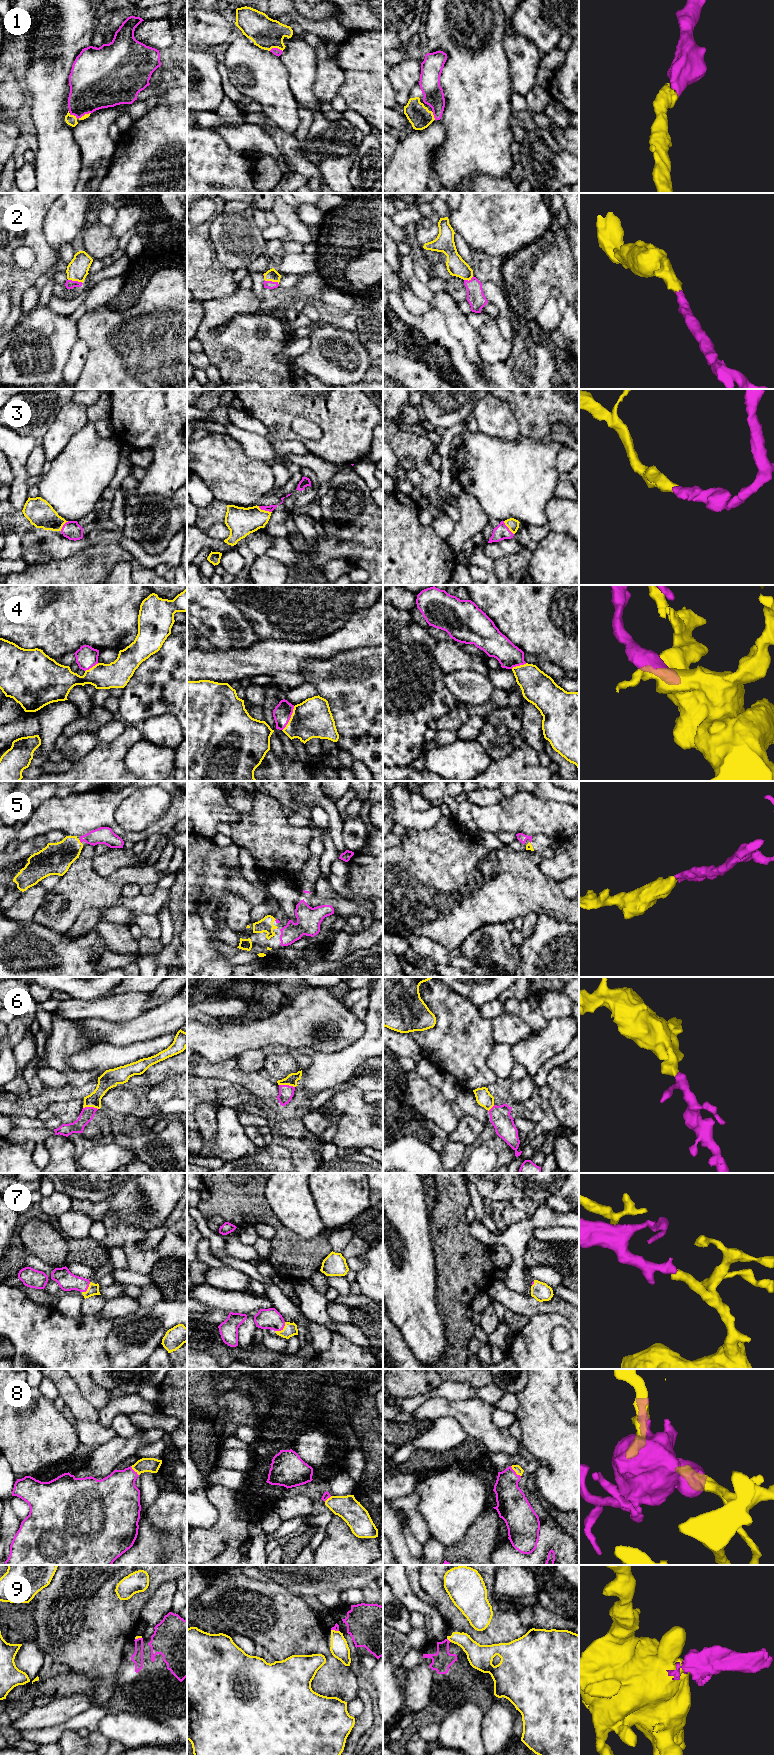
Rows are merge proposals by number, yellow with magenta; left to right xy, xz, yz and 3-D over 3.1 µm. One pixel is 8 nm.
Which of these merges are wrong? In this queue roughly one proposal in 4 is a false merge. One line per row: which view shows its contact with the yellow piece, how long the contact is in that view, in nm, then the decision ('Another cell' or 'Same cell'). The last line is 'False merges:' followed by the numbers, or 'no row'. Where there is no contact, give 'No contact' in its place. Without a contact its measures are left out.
1: Touches yellow in xz. Shared border 110 nm. Same cell
2: Touches yellow in xz. Shared border 130 nm. Same cell
3: Touches yellow in xz. Shared border 120 nm. Same cell
4: Touches yellow in xz. Shared border 220 nm. Same cell
5: Touches yellow in xy. Shared border 40 nm. Same cell
6: Touches yellow in xz. Shared border 130 nm. Same cell
7: Touches yellow in xz. Shared border 120 nm. Same cell
8: Touches yellow in yz. Shared border 120 nm. Same cell
9: Touches yellow in yz. Shared border 40 nm. Another cell
False merges: 9

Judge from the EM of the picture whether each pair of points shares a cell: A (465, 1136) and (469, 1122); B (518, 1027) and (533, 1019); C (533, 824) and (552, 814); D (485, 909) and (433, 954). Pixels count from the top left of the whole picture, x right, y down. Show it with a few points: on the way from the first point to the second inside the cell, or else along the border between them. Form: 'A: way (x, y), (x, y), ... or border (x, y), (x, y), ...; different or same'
A: way (467, 1133), (467, 1125); same
B: border (505, 1012), (519, 1016), (532, 1029); different
C: way (538, 819), (541, 816), (547, 816); same
D: border (421, 935), (427, 936), (441, 944), (449, 952); different

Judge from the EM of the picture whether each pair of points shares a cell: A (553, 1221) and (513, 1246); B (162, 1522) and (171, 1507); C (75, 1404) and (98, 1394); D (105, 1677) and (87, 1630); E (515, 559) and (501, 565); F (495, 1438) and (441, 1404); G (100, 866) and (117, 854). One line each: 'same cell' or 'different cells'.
A: same cell
B: same cell
C: different cells
D: same cell
E: same cell
F: same cell
G: same cell

